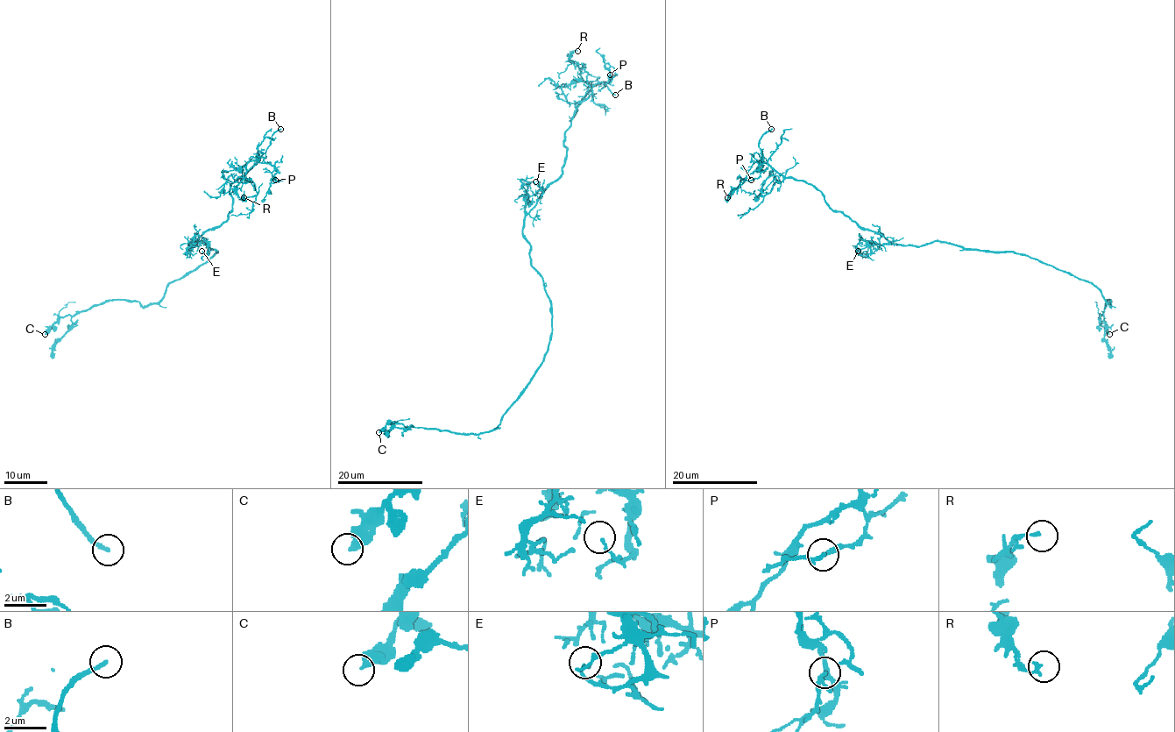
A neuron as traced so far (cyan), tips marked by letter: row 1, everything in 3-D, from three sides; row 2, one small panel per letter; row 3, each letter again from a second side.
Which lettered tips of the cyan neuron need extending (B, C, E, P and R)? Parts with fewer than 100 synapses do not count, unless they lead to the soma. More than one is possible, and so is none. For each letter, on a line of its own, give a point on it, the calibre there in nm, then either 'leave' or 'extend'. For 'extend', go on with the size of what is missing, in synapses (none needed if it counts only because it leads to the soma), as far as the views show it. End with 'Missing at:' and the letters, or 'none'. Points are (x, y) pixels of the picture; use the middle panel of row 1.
B: (615, 95) | 170 nm | extend
C: (378, 432) | 320 nm | leave
E: (535, 181) | 110 nm | leave
P: (610, 74) | 190 nm | leave
R: (577, 51) | 150 nm | leave
Missing at: B

